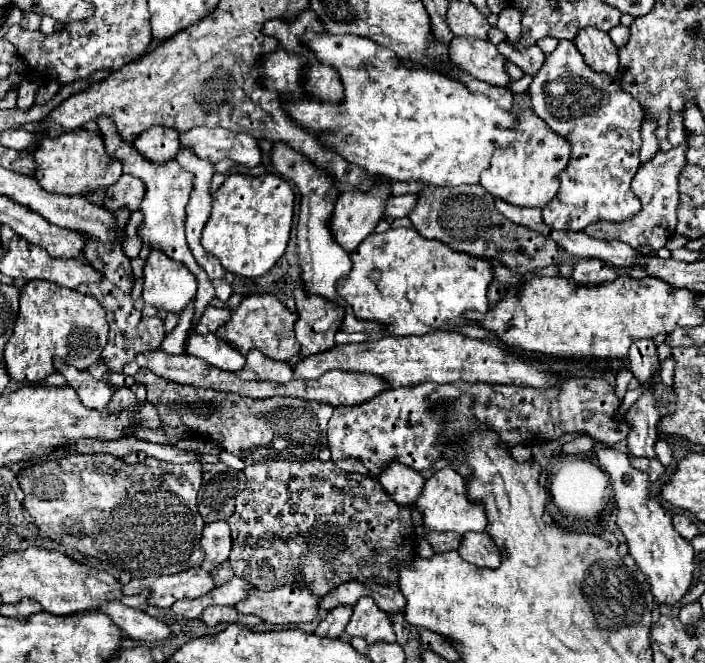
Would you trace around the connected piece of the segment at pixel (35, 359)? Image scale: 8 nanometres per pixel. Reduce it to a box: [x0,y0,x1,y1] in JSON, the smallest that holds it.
[4,280,108,384]

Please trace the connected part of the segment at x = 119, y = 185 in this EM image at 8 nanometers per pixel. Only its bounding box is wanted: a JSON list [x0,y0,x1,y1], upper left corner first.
[104,174,144,210]

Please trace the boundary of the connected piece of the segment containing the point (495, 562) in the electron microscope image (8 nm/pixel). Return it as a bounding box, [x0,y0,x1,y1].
[458,532,500,568]

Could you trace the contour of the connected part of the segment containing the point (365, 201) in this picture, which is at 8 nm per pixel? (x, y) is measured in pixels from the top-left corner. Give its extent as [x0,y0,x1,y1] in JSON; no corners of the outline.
[328,190,390,252]

